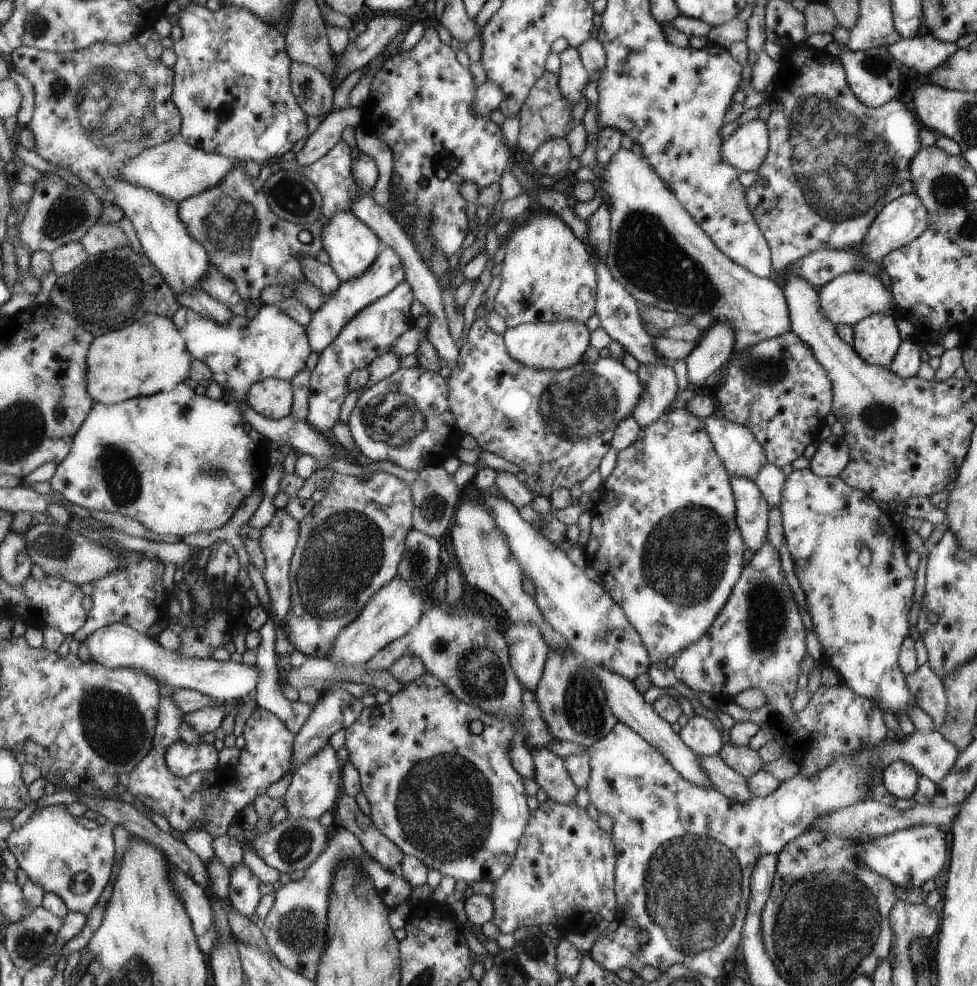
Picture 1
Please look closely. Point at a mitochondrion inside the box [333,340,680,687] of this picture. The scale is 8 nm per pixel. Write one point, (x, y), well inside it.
(581, 409)

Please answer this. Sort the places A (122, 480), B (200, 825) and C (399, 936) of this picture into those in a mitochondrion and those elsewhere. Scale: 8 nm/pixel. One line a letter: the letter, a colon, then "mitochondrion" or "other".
A: mitochondrion
B: other
C: other

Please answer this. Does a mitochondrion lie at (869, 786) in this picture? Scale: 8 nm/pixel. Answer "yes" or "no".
no

